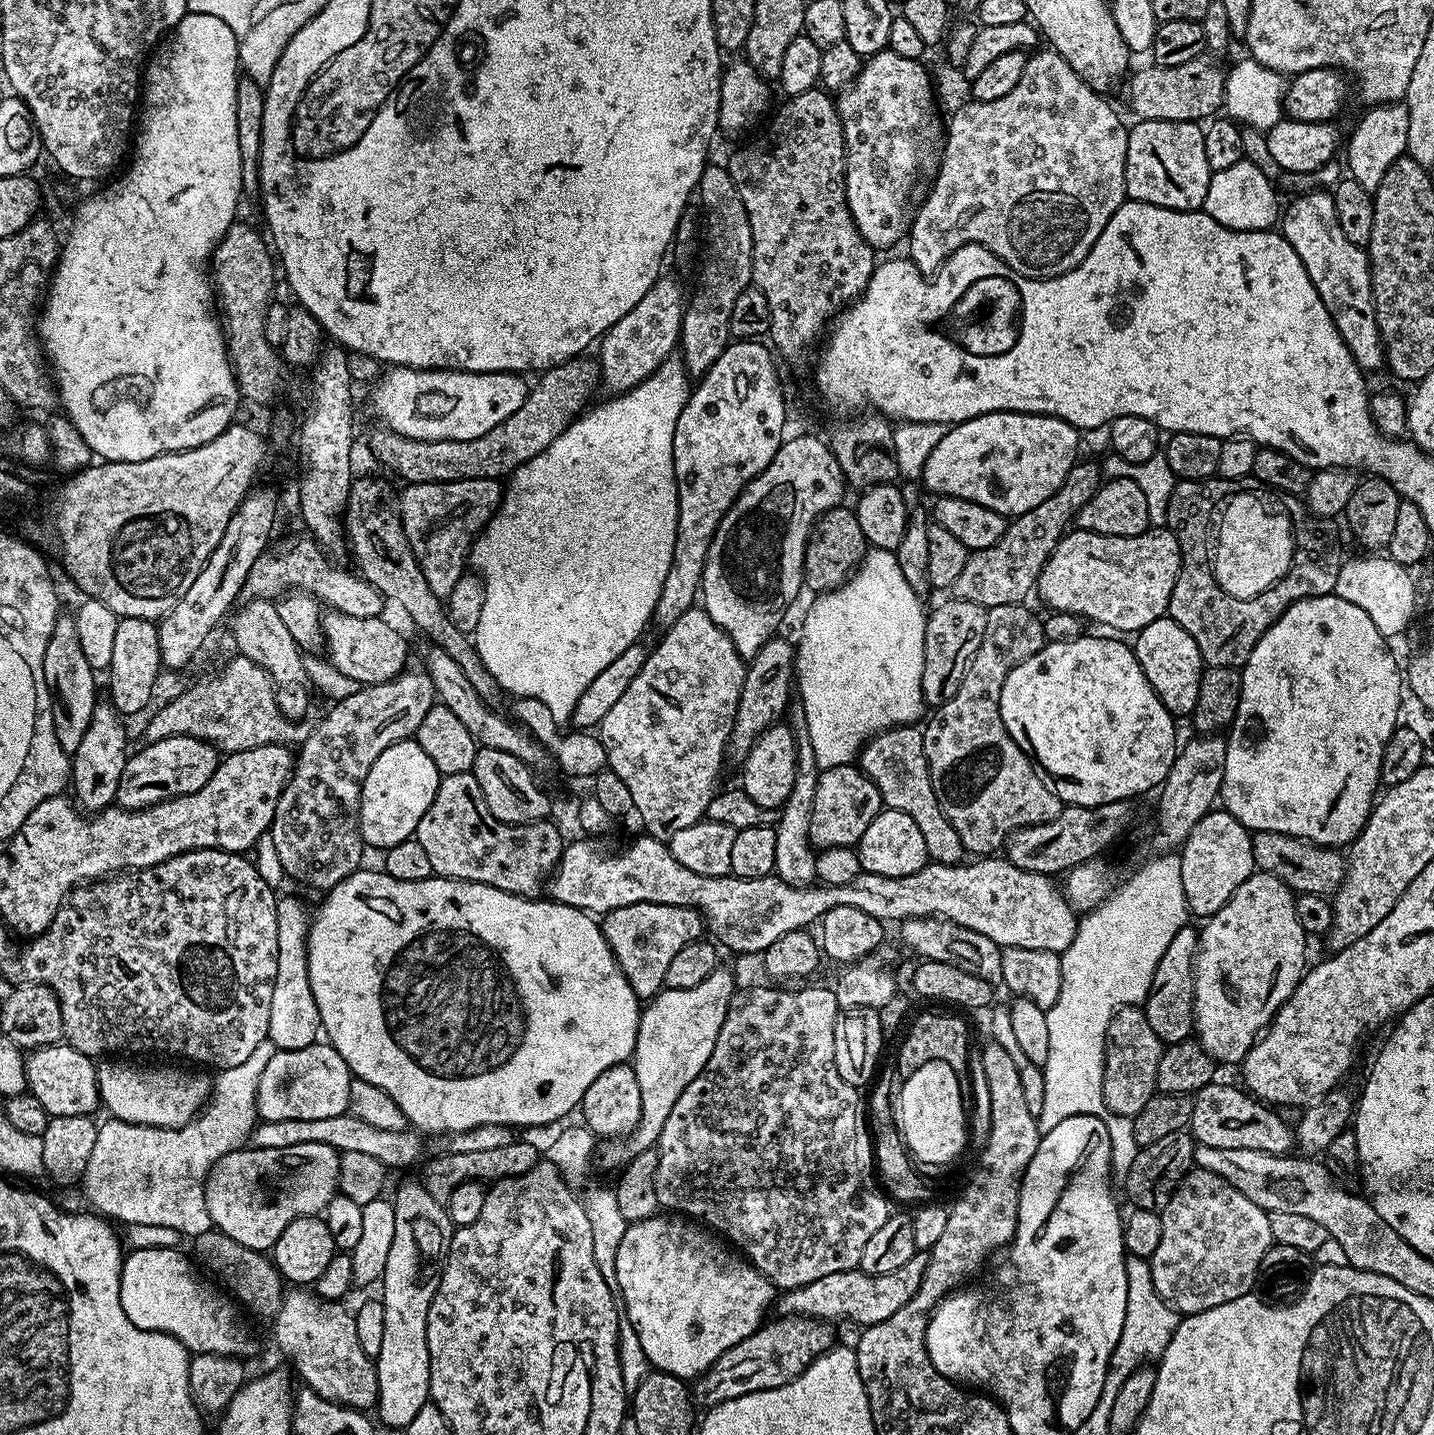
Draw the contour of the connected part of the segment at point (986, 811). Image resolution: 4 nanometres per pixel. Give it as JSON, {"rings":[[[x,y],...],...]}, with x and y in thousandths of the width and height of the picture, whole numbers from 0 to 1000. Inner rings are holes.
{"rings":[[[717,422],[702,423],[697,429],[700,438],[717,438],[714,443],[697,443],[695,446],[699,454],[706,452],[709,455],[697,466],[694,460],[694,447],[692,445],[687,445],[678,459],[681,464],[676,464],[672,468],[665,486],[652,494],[650,500],[646,500],[647,505],[643,507],[644,525],[654,562],[663,571],[665,578],[668,578],[673,594],[683,598],[697,594],[703,583],[710,578],[738,570],[743,562],[732,549],[731,544],[722,539],[720,529],[704,514],[697,497],[699,478],[704,467],[715,461],[718,456],[729,448],[726,430],[722,430]],[[683,463],[683,466],[681,466]]]}

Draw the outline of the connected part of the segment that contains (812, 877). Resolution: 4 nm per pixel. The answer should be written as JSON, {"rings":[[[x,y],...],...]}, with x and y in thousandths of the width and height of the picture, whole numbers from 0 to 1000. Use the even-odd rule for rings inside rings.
{"rings":[[[557,489],[550,490],[548,494],[548,504],[555,518],[555,541],[551,550],[551,556],[548,556],[547,562],[543,564],[544,572],[540,574],[541,578],[540,610],[550,616],[563,617],[569,613],[569,598],[565,583],[565,567],[568,564],[568,551],[570,551],[572,534],[568,528],[568,520],[565,520],[565,509],[562,506],[562,495]]]}

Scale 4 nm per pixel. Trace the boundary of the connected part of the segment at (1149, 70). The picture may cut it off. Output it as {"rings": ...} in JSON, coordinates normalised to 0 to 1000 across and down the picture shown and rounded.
{"rings":[[[840,38],[830,41],[824,46],[808,47],[801,45],[799,47],[796,47],[794,50],[790,49],[785,59],[787,58],[787,70],[792,82],[797,84],[830,84],[831,86],[847,82],[853,76],[856,52],[854,48],[851,47],[845,41],[847,40],[844,38]]]}

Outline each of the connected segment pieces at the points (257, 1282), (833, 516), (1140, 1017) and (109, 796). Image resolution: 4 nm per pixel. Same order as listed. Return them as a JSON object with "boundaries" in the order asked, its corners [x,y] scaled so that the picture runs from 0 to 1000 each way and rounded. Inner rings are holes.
{"boundaries":[[[[152,857],[136,862],[135,867],[137,867],[137,875],[136,877],[137,879],[139,877],[151,889],[150,891],[171,912],[173,911],[179,917],[192,918],[193,913],[195,912],[195,907],[198,905],[199,895],[192,882],[185,873],[174,871],[172,868],[169,868],[169,866],[163,866],[163,863],[160,863]]],[[[584,353],[572,359],[563,374],[563,383],[561,387],[561,410],[566,414],[581,413],[591,405],[592,401],[600,395],[604,384],[601,367],[598,367],[596,356],[593,353]]],[[[785,700],[775,706],[775,711],[770,724],[770,753],[768,762],[773,775],[780,778],[791,778],[799,768],[807,762],[808,740],[813,728],[805,721],[799,712],[797,702]]],[[[77,489],[67,490],[66,496],[63,498],[63,506],[60,506],[60,512],[57,514],[54,523],[50,525],[49,552],[59,567],[72,566],[81,560],[82,545],[85,545],[85,537],[91,526],[89,510],[86,505],[87,500],[81,495]]]]}

